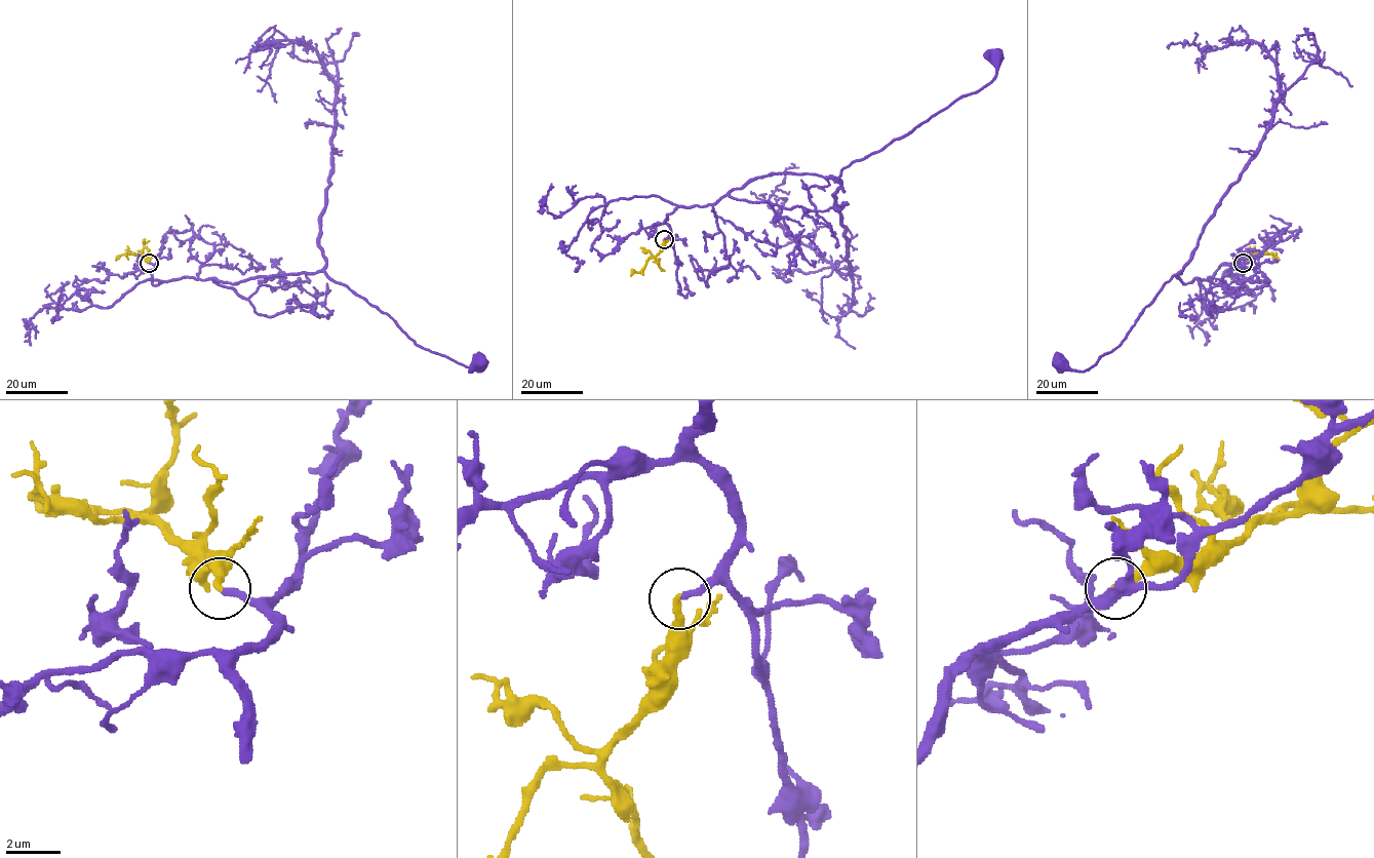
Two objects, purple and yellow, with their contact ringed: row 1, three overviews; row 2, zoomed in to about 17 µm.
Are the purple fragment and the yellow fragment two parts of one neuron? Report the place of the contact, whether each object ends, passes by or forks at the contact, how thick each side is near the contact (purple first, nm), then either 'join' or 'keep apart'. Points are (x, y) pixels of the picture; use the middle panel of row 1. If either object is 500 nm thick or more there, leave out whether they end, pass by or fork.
(664, 239) | purple ends | yellow ends | 240/280 nm | join

